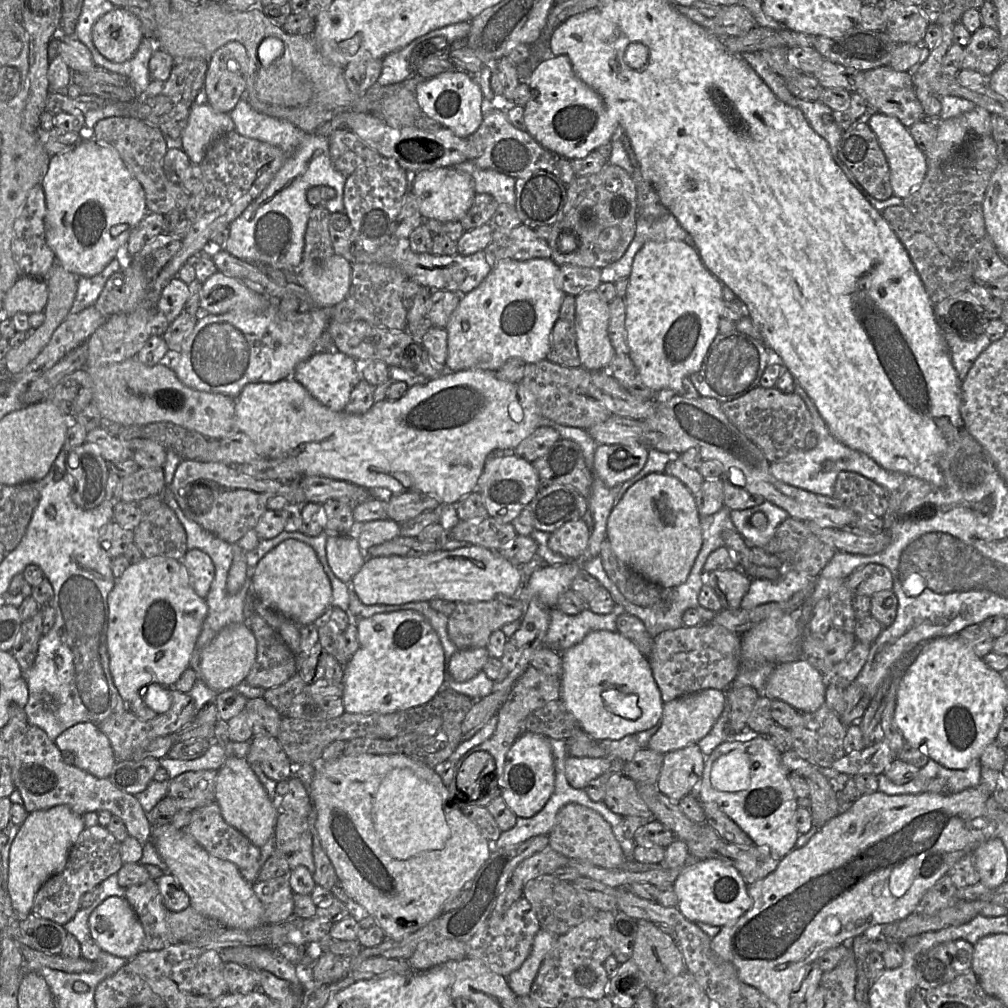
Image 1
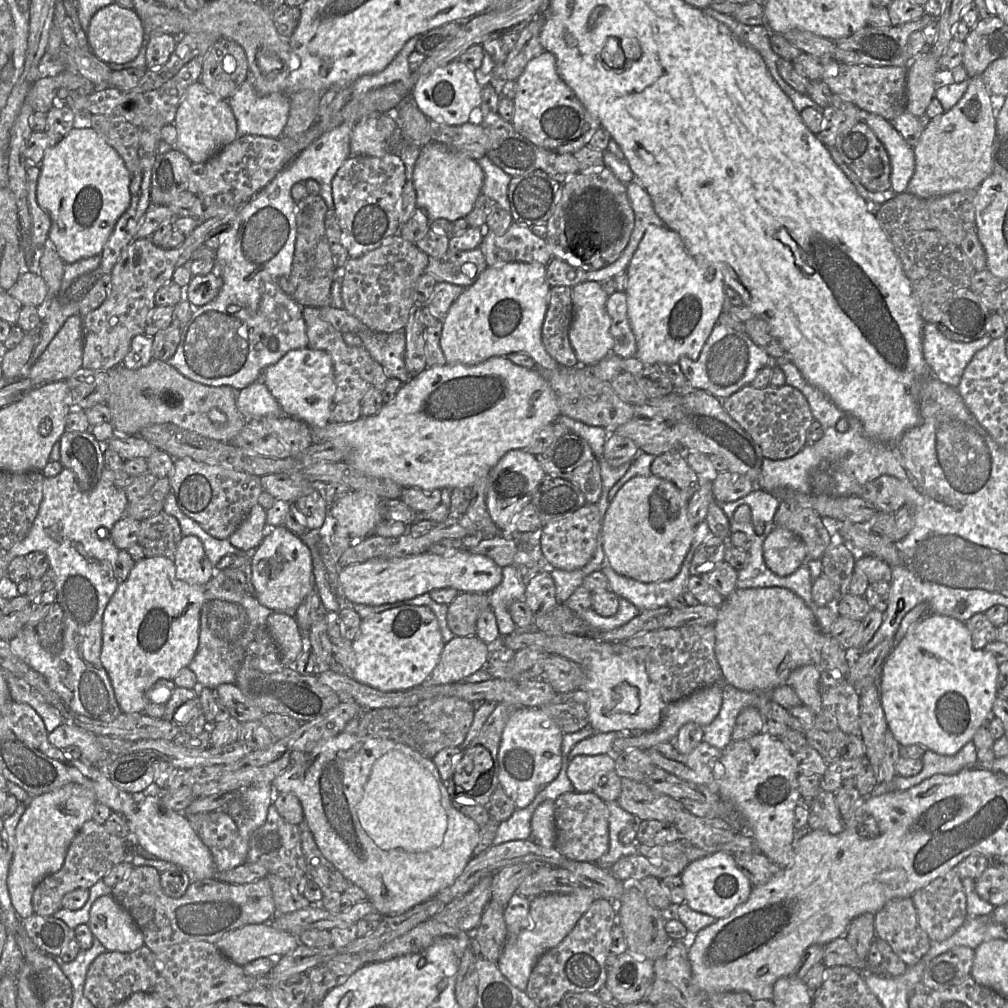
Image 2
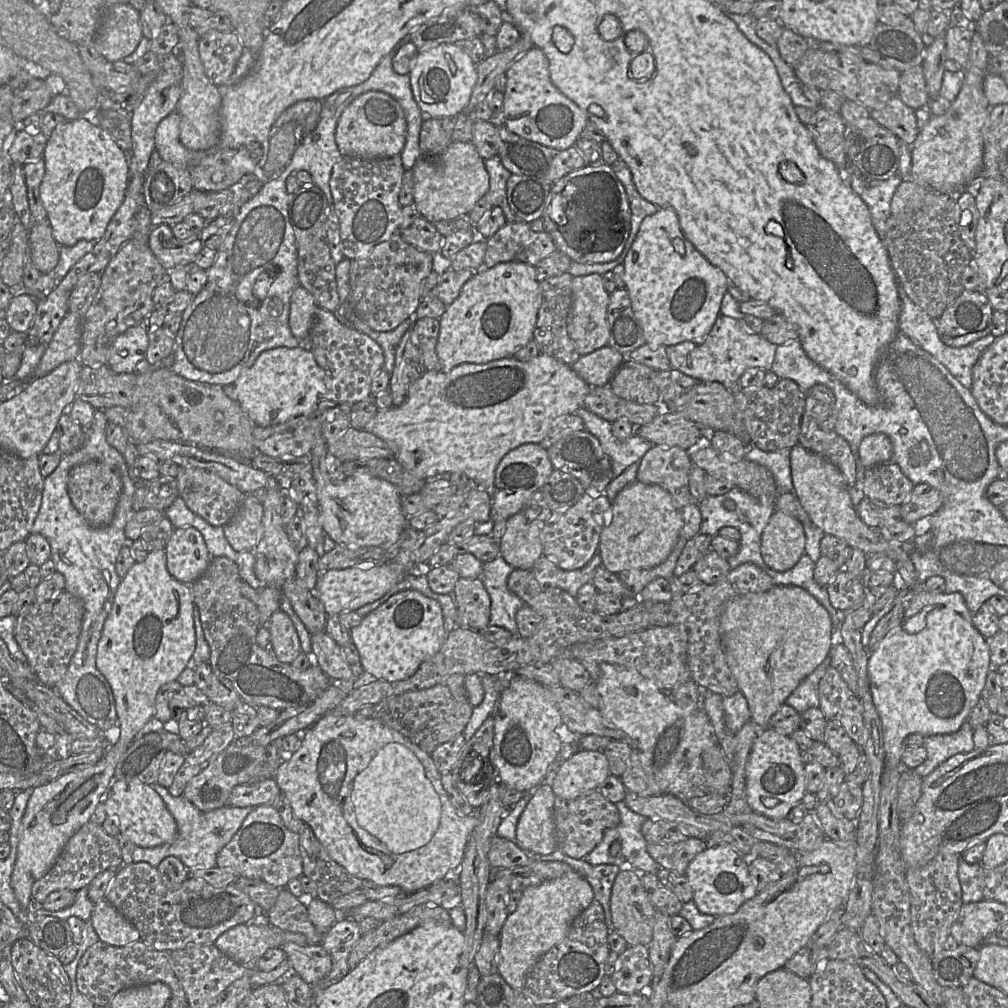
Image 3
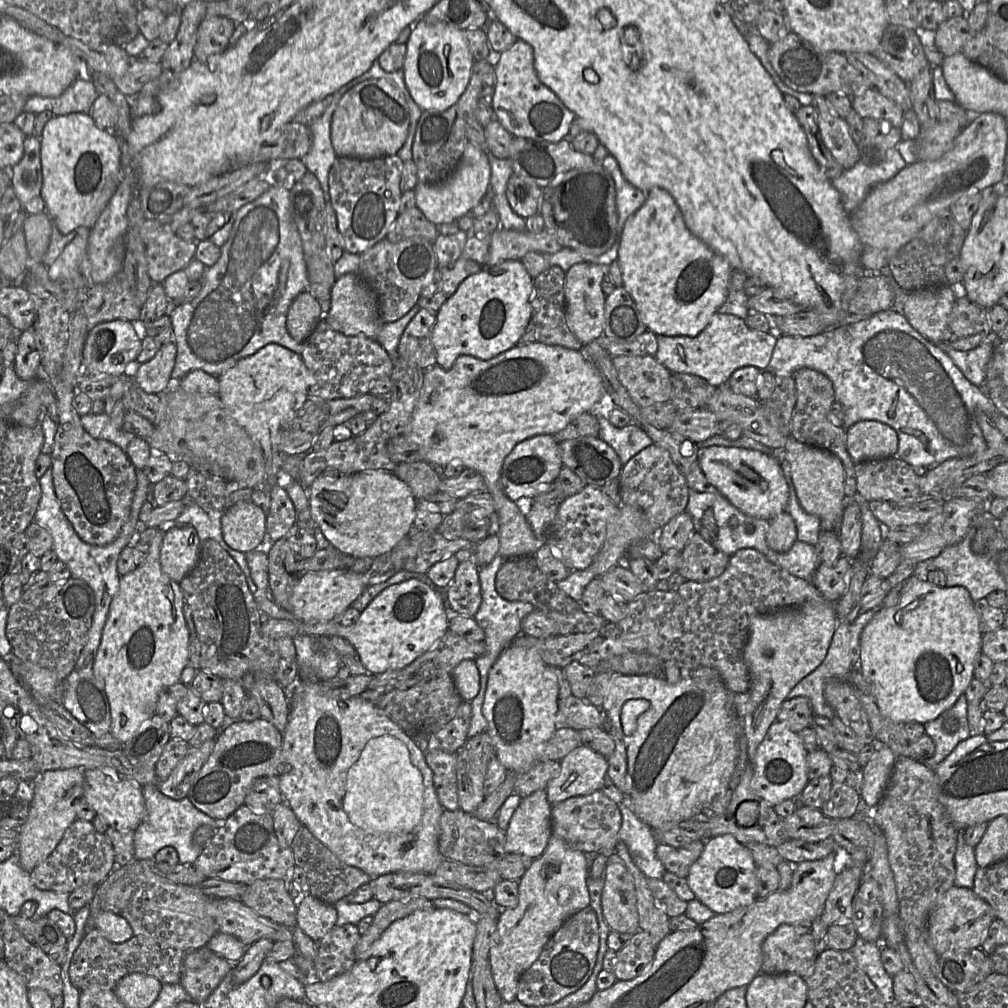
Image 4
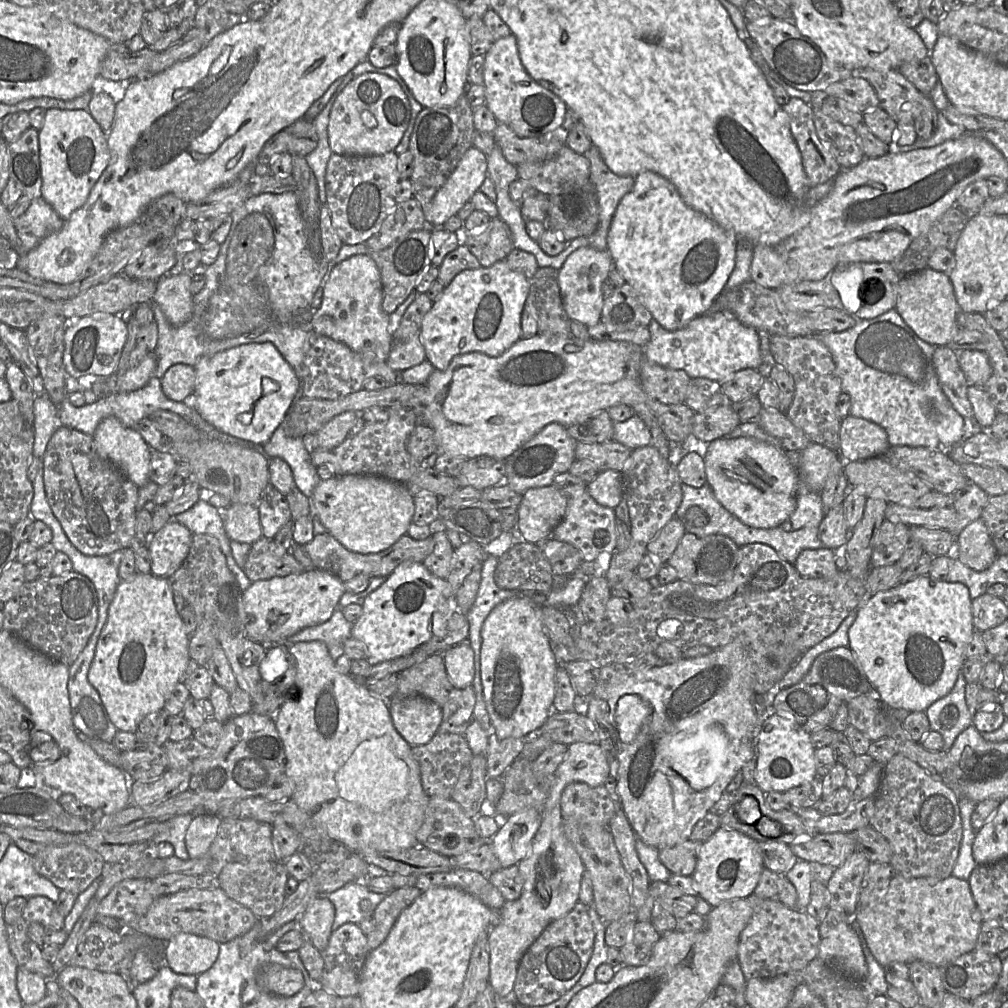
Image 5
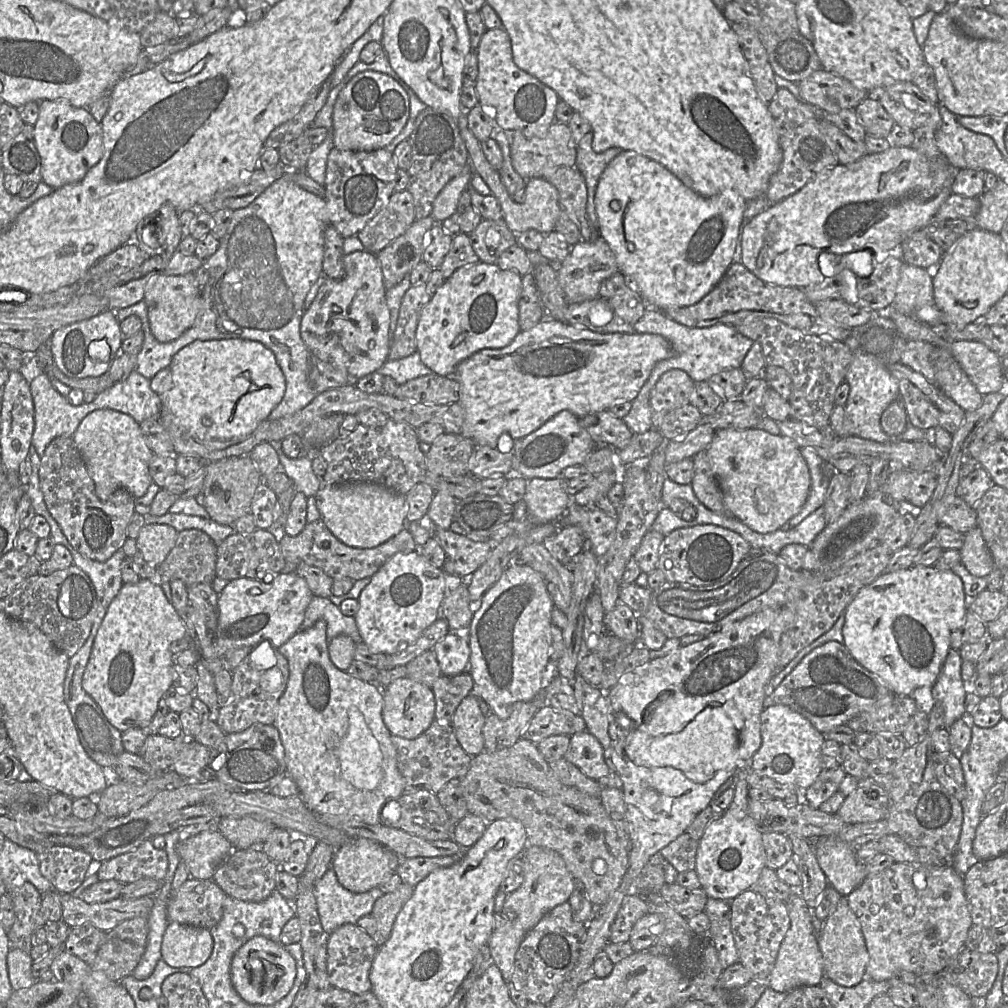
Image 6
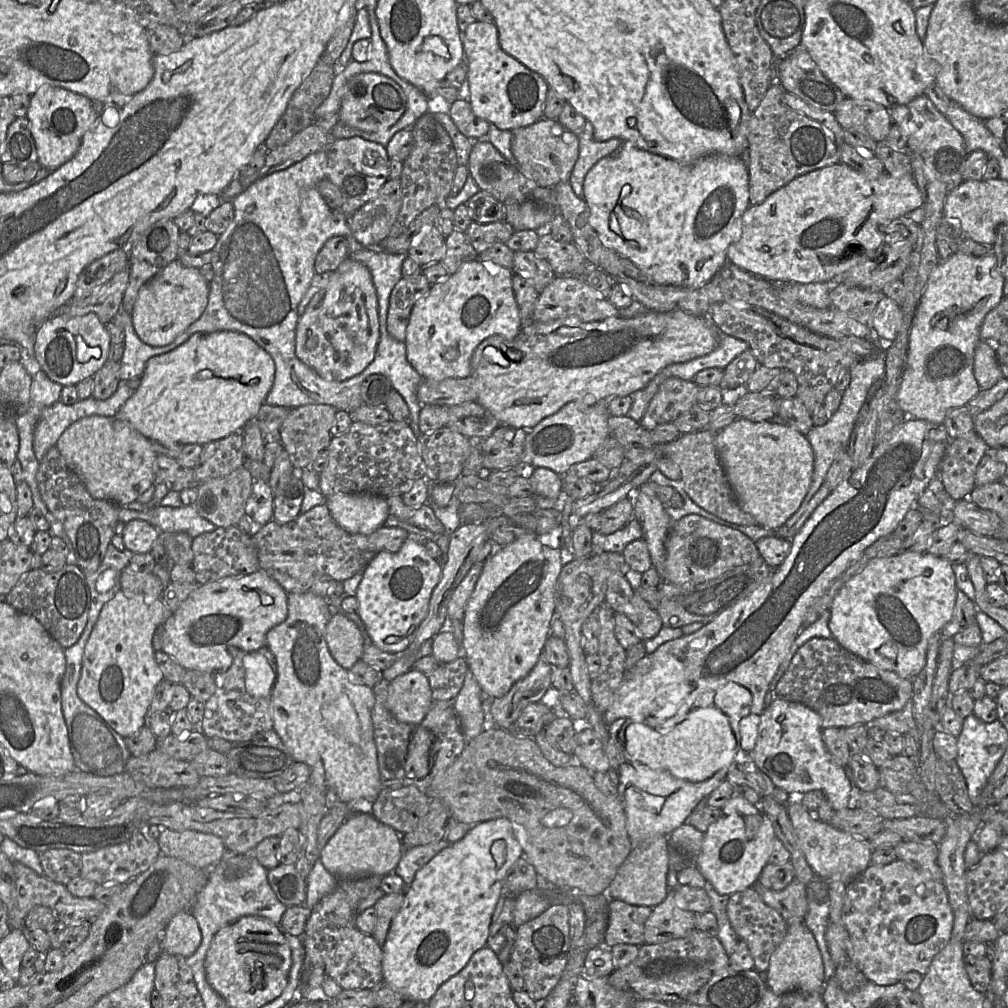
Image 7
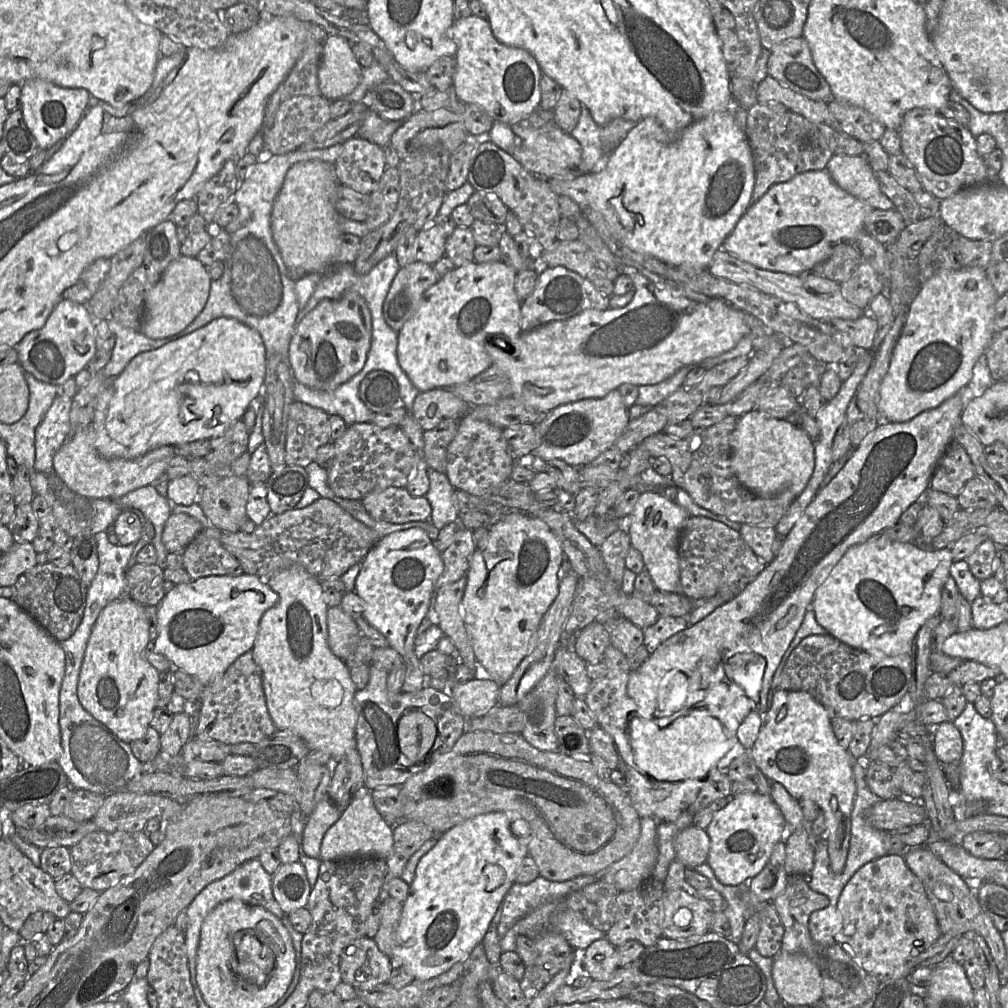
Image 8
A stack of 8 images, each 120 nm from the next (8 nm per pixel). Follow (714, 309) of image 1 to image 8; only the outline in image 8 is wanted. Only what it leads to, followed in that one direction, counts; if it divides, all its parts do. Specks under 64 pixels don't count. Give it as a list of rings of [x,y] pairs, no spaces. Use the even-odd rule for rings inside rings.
[[[739,109],[734,113],[716,112],[690,125],[674,138],[667,135],[656,119],[648,117],[637,121],[636,126],[630,130],[626,138],[595,172],[581,175],[571,181],[556,178],[549,179],[547,183],[554,193],[559,196],[569,197],[576,202],[582,212],[585,209],[593,209],[599,212],[606,221],[610,231],[631,249],[674,266],[706,269],[714,253],[722,248],[723,242],[733,231],[738,220],[752,203],[752,192],[755,183],[755,166],[752,151],[745,134],[745,117],[745,109]]]

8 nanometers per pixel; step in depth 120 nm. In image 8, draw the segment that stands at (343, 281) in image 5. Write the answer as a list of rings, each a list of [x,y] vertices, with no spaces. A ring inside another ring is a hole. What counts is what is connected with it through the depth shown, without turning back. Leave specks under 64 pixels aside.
[[[355,292],[338,299],[324,299],[296,325],[289,345],[289,361],[294,380],[314,390],[329,391],[360,372],[371,345],[372,319],[365,300]]]

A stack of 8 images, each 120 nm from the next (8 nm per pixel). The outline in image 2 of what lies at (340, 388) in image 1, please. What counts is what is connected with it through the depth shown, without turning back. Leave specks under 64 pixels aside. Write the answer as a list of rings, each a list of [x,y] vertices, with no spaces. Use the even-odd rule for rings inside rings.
[[[290,350],[276,364],[264,370],[260,380],[279,403],[284,416],[305,422],[311,430],[323,429],[329,423],[336,391],[331,356],[322,350]]]

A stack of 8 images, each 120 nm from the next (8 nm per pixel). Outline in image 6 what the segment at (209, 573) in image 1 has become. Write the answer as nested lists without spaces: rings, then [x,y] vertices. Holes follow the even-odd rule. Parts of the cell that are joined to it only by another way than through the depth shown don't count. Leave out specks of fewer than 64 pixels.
[[[145,524],[136,539],[138,551],[149,564],[158,567],[175,546],[178,531],[164,524]]]

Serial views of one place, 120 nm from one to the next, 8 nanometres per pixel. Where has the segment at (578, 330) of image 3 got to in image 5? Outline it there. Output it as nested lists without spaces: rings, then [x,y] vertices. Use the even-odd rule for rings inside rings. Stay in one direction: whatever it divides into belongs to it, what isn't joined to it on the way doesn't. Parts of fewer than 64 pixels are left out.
[[[589,246],[580,247],[570,254],[558,270],[558,284],[564,309],[571,320],[576,320],[586,327],[600,322],[605,296],[602,284],[609,277],[613,259],[607,250],[597,250]]]

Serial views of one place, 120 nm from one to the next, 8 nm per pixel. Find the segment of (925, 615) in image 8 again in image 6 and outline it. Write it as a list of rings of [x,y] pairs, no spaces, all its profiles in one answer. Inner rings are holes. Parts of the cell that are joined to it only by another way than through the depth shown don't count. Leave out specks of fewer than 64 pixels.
[[[913,565],[908,569],[885,572],[863,587],[847,606],[842,628],[843,644],[857,662],[877,675],[896,695],[910,696],[920,687],[932,687],[951,649],[951,634],[965,624],[969,605],[962,580],[950,569]]]

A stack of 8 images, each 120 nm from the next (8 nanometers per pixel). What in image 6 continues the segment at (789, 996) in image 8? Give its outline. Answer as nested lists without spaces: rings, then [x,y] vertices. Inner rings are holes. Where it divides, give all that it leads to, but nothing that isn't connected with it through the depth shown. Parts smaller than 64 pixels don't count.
[[[791,887],[793,893],[785,902],[790,918],[790,927],[783,939],[774,968],[769,977],[769,987],[778,992],[788,993],[800,986],[819,985],[823,978],[823,958],[814,930],[810,908],[801,896],[801,887]]]

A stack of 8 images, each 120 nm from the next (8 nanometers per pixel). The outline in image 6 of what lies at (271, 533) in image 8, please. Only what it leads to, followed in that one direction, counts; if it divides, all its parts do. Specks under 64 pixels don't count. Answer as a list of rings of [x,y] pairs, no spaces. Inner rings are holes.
[[[322,519],[307,523],[297,536],[284,534],[279,540],[279,545],[286,561],[286,568],[283,573],[296,572],[300,562],[304,562],[320,568],[333,580],[371,578],[395,554],[419,550],[411,533],[406,528],[375,548],[350,547],[337,539]]]

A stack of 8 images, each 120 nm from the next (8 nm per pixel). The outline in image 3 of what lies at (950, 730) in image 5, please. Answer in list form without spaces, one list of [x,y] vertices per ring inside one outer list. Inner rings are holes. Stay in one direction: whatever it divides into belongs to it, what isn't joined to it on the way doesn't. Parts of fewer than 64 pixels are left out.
[[[967,721],[955,733],[926,736],[923,746],[926,748],[927,757],[914,769],[921,778],[928,776],[950,757],[958,753],[971,752],[975,748],[972,726]]]

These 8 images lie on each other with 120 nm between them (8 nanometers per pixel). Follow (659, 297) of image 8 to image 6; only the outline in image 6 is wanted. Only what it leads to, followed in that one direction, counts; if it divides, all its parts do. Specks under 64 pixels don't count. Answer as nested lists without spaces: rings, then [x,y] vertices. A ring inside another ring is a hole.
[[[544,317],[531,329],[520,331],[509,345],[482,349],[458,364],[453,377],[460,384],[459,403],[464,410],[461,435],[473,440],[476,447],[497,448],[503,433],[523,439],[563,410],[582,418],[621,402],[632,402],[655,364],[673,355],[670,342],[658,334],[593,332]]]

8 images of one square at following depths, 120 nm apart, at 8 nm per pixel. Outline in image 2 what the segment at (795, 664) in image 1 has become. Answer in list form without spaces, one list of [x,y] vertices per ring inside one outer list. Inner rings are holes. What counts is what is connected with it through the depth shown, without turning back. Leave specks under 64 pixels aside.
[[[812,663],[795,668],[786,680],[786,685],[794,689],[802,704],[816,714],[822,710],[820,674],[818,667]]]

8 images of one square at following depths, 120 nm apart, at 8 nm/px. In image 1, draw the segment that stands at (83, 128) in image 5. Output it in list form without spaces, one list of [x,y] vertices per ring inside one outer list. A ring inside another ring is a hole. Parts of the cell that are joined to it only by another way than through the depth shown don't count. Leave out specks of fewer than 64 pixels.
[[[84,140],[73,150],[50,157],[41,187],[45,195],[46,241],[56,261],[77,277],[93,277],[115,259],[120,248],[127,244],[130,231],[147,215],[145,192],[118,153],[97,140]]]

